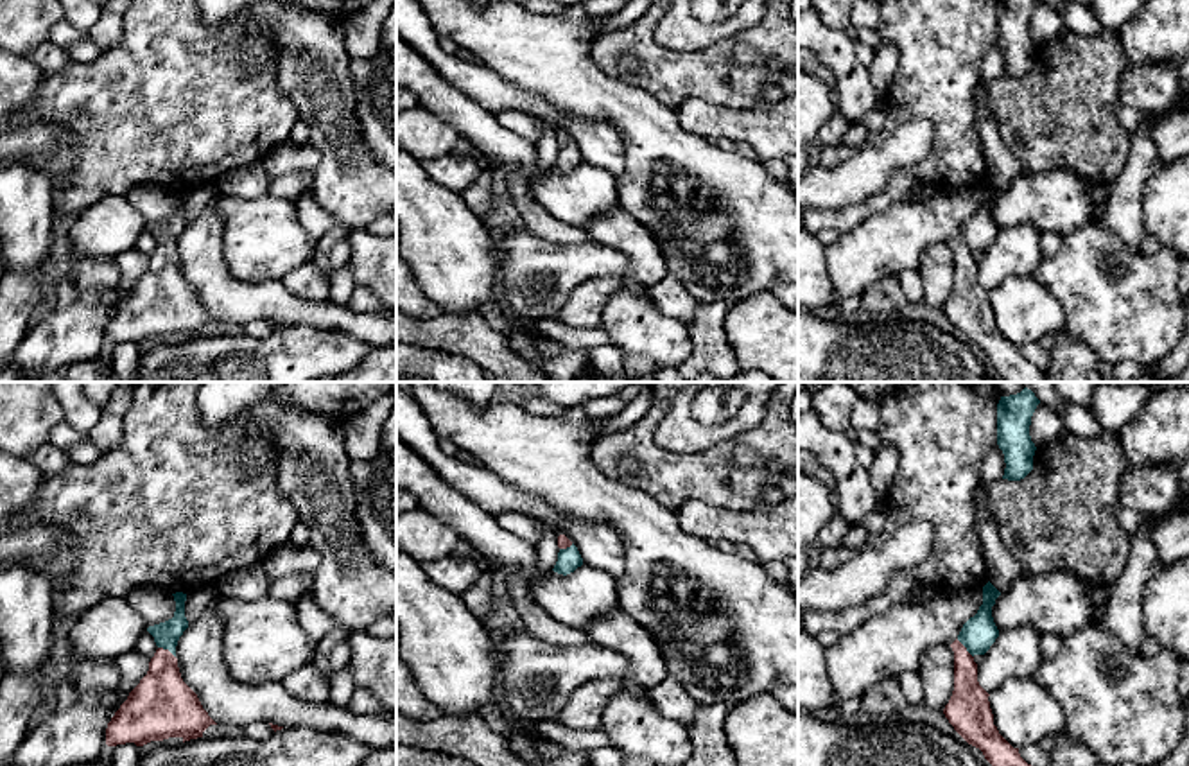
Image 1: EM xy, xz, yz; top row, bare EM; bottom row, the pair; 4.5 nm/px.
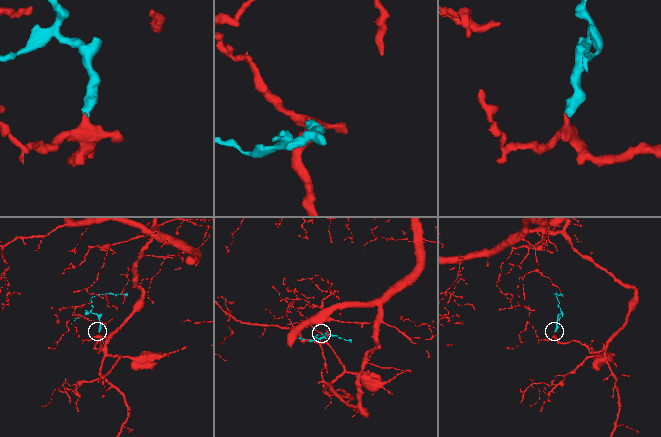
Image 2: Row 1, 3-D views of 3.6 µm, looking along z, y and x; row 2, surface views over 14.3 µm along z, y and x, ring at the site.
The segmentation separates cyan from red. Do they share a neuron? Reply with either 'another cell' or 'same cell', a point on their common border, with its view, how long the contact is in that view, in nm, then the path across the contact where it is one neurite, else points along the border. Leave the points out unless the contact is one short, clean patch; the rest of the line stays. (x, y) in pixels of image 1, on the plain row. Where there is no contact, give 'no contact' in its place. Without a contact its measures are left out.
same cell; contact yz (965, 244); length 120 nm; way yz (980, 230), (965, 244), (969, 300)

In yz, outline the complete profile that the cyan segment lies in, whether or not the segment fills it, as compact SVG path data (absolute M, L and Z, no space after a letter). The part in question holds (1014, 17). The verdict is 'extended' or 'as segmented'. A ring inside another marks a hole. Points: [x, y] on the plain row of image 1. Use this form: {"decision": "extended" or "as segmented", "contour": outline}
{"decision": "as segmented", "contour": "M1040 0L997 2L997 43L1004 52L1004 74L1020 79L1033 68L1035 41L1029 34L1031 14Z"}

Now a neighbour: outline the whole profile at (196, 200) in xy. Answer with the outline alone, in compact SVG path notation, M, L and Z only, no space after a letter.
M197 187L190 192L187 192L187 199L185 199L185 215L188 219L188 222L195 221L201 213L201 210L204 208L206 203L210 203L217 194L215 187Z

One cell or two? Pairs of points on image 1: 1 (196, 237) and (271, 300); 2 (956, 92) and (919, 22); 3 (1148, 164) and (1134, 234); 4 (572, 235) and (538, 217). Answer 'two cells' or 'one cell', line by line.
1: one cell
2: one cell
3: one cell
4: one cell

